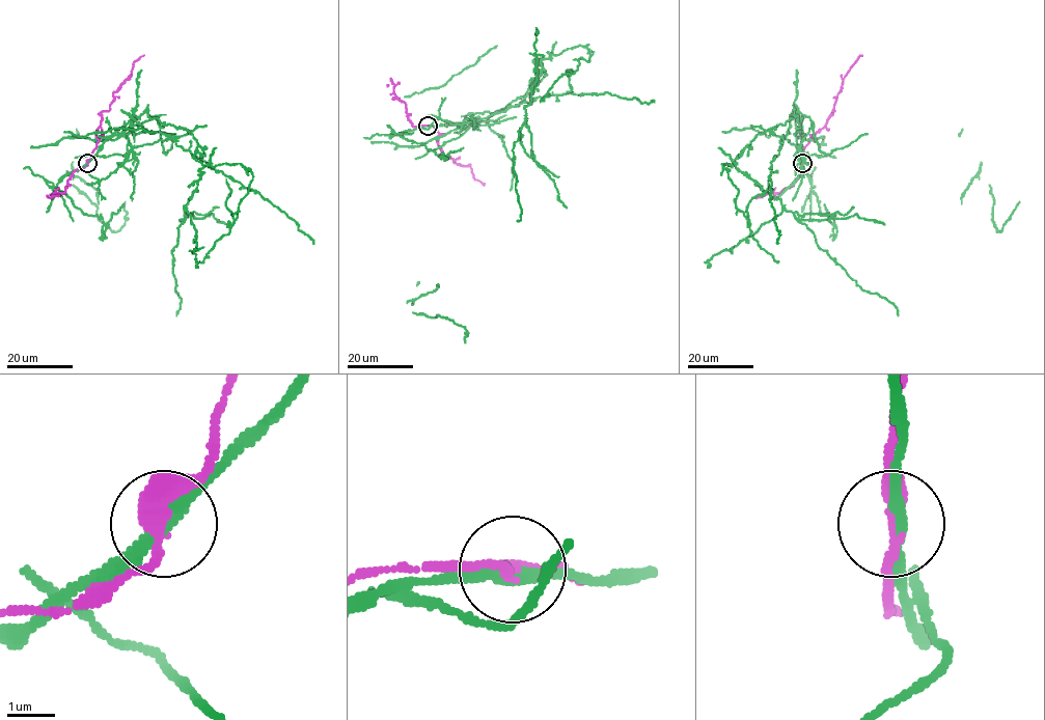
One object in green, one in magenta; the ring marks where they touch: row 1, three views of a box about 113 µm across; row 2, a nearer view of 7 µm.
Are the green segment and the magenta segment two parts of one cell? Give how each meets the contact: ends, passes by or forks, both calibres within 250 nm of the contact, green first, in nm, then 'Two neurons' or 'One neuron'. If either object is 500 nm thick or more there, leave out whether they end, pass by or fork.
At the ring green passes by. At the ring magenta passes by. Thickness 240 nm (green) against 400 nm. Two neurons

